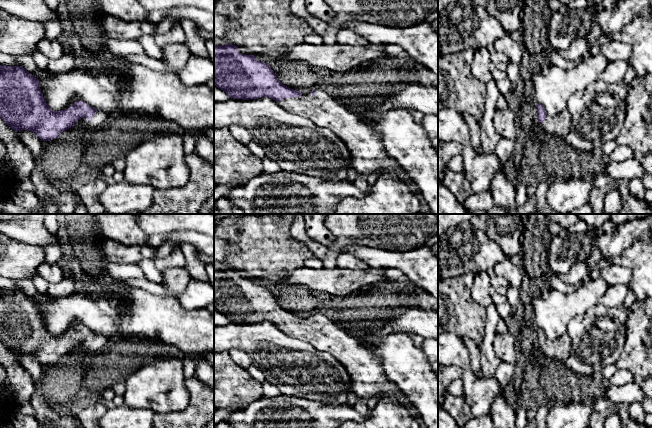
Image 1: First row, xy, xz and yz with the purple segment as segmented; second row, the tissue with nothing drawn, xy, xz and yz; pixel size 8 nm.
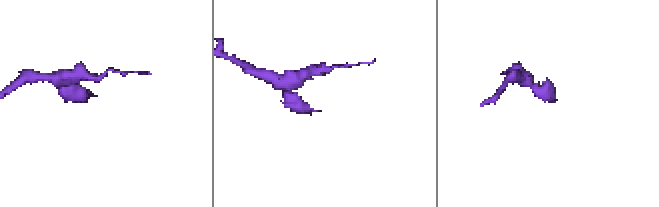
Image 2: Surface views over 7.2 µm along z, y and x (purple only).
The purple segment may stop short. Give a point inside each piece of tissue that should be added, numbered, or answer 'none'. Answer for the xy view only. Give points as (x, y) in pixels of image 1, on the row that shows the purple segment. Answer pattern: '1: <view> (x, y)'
1: xy (98, 119)

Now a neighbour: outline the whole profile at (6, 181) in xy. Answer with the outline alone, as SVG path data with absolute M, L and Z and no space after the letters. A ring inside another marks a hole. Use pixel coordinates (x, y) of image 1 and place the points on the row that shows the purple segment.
M0 175L0 195L8 194L13 186L14 175Z

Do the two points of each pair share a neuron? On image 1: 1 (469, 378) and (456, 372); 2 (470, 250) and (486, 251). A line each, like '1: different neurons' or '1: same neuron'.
1: different neurons
2: same neuron

